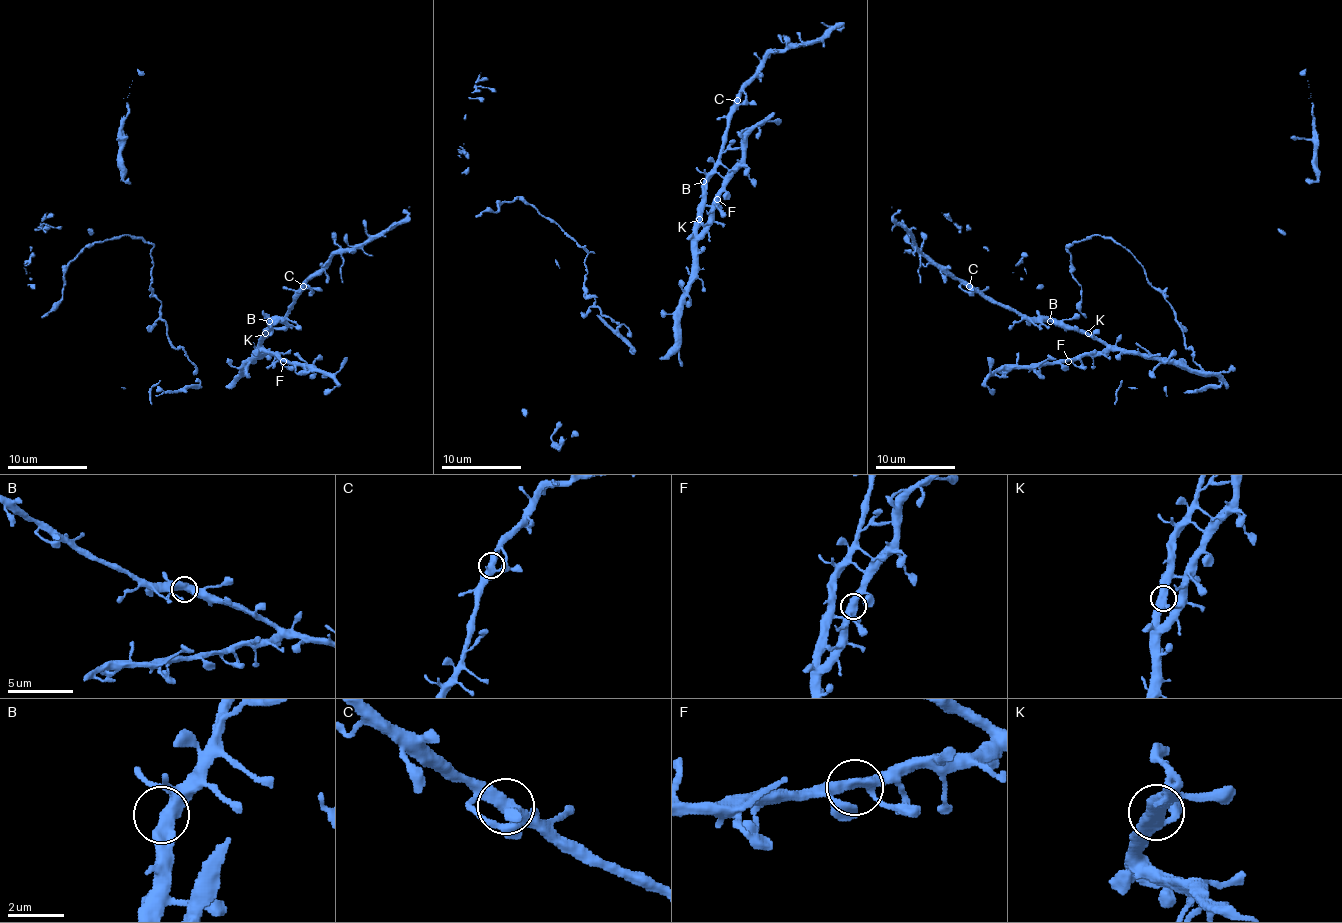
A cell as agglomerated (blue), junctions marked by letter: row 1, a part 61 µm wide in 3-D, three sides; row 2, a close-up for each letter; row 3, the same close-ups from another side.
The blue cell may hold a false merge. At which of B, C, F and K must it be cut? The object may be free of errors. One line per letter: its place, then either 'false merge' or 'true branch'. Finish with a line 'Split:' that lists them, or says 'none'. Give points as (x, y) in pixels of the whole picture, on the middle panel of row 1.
B: (703, 181) | true branch
C: (737, 100) | true branch
F: (717, 199) | true branch
K: (699, 219) | true branch
Split: none

